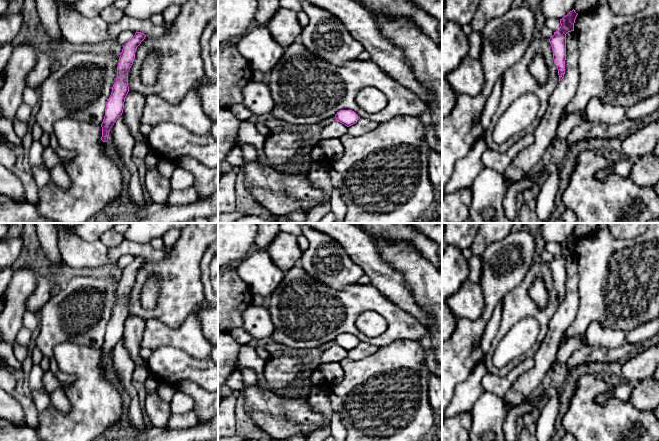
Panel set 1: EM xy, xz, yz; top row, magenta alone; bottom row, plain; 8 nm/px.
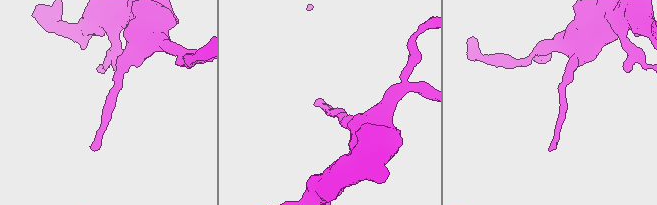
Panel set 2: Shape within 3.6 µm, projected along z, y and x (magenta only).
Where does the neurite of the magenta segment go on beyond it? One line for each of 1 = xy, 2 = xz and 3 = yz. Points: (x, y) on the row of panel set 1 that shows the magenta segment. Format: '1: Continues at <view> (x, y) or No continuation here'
1: No continuation here
2: No continuation here
3: No continuation here

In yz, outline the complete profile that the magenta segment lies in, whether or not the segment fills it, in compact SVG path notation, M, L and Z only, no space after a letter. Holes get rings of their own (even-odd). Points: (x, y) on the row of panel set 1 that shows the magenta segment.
M573 9L566 16L560 19L560 28L554 32L554 35L549 39L552 46L554 63L558 69L559 82L563 79L565 74L565 60L566 60L566 34L574 31L574 23L577 13Z

